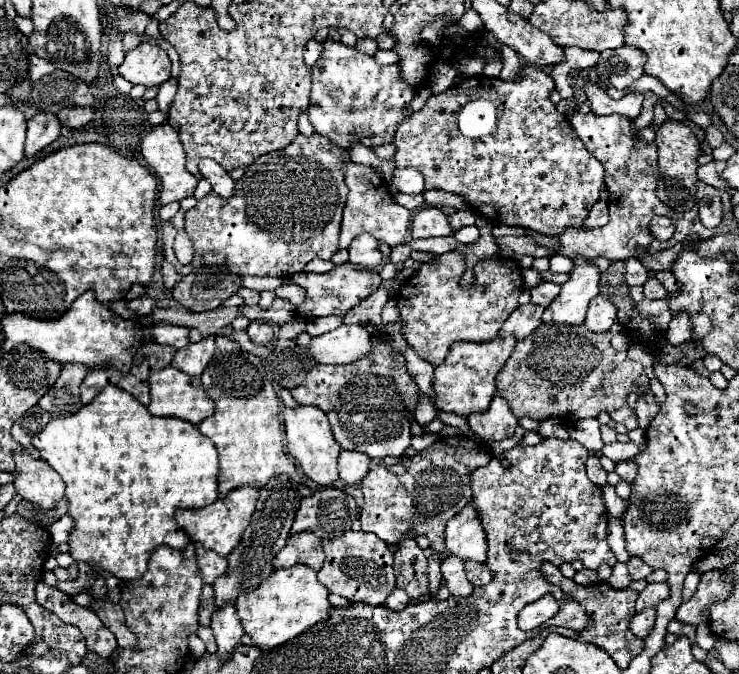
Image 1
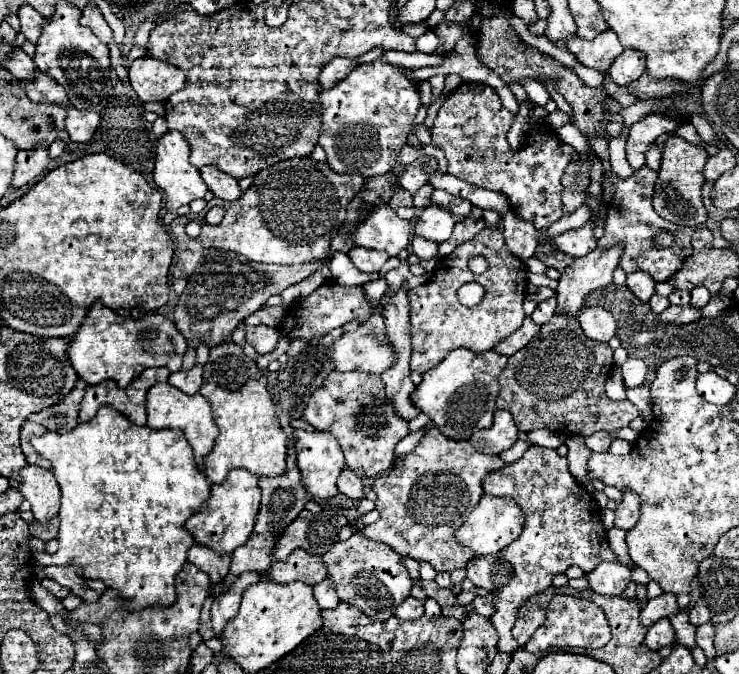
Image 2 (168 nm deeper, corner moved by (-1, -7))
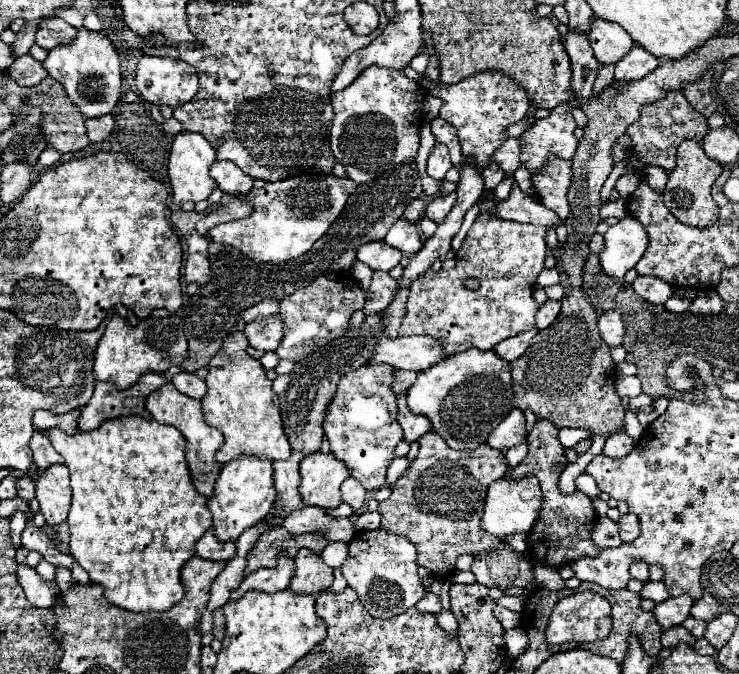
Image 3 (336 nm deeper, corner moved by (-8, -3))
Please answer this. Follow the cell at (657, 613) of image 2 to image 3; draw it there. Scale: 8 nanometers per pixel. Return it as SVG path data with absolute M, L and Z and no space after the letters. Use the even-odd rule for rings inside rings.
M683 593L679 597L669 597L657 603L653 609L653 615L663 629L669 629L673 625L681 625L689 617L691 605L693 605L693 599Z

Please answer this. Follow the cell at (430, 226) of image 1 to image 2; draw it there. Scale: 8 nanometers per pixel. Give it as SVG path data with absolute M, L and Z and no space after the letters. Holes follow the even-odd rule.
M430 205L420 211L414 231L416 231L416 235L422 235L436 243L442 243L450 237L452 227L454 227L452 213L448 213L446 209L440 209L438 205Z

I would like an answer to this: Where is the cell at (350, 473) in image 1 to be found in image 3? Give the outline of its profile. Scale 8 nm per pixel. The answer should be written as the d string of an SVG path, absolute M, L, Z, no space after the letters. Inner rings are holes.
M349 477L349 479L343 481L341 495L343 495L343 501L349 503L355 511L359 511L359 509L365 507L367 491L363 489L363 485L359 485L359 481L355 481L355 477Z

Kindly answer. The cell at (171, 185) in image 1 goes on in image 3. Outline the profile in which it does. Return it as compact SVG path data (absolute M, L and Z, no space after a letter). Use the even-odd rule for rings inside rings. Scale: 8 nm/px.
M181 131L175 135L171 155L169 155L169 181L173 187L173 201L177 205L185 201L203 201L207 199L213 189L217 187L215 181L209 177L209 167L215 163L215 149L209 145L209 141L201 133Z

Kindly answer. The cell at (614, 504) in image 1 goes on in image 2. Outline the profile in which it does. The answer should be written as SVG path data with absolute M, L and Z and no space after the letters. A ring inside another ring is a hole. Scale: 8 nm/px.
M610 529L610 531L608 531L608 541L610 541L610 547L612 547L612 551L616 553L618 561L620 561L622 565L626 565L628 569L636 569L634 561L632 561L632 559L630 559L630 555L628 555L626 531L620 531L620 529Z

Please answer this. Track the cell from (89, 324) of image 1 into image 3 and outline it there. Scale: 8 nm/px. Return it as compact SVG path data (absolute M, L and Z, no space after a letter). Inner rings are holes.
M165 309L153 311L137 325L129 325L125 317L113 313L99 345L95 347L93 373L97 381L113 381L119 389L127 389L149 371L167 371L173 365L181 365L187 357L187 339L181 319Z

